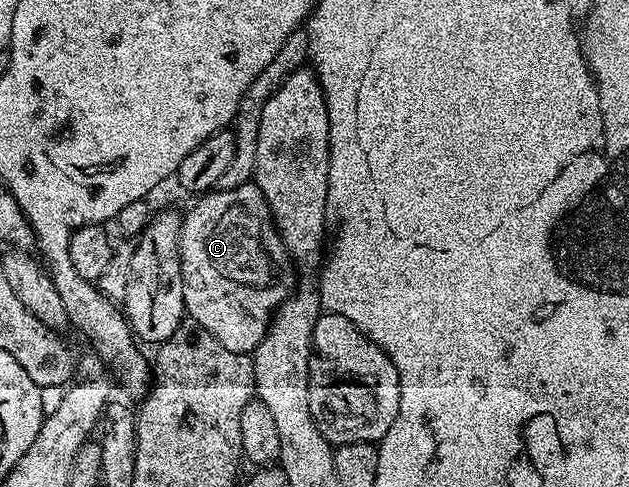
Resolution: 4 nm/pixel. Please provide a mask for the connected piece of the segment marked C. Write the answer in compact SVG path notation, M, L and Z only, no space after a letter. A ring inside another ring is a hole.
M255 182L225 191L213 189L193 203L196 204L188 212L183 212L180 220L182 297L187 318L202 325L210 337L218 337L226 349L239 355L255 352L256 346L268 332L277 307L283 305L296 285L296 279L292 276L294 264L278 233L272 210Z

